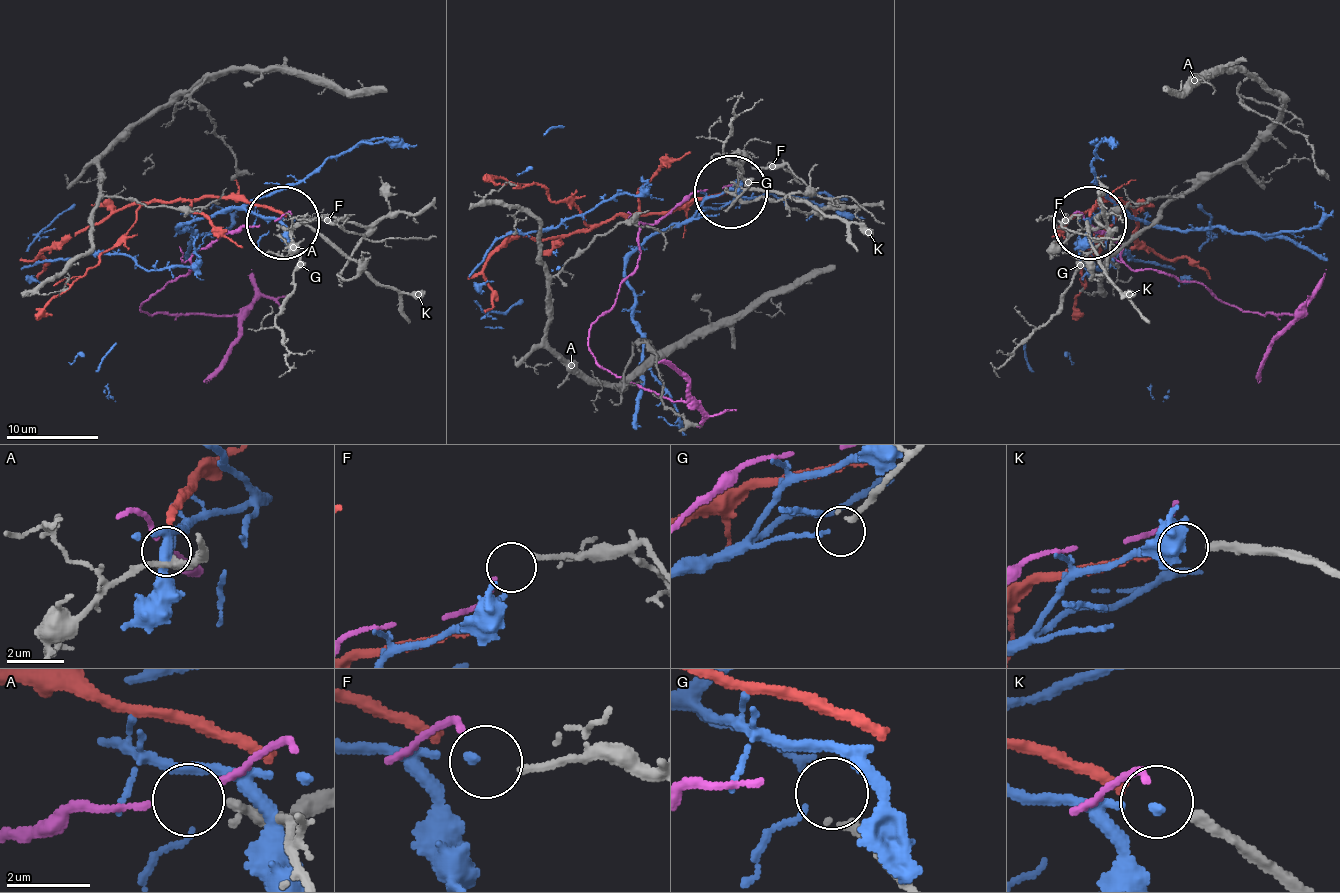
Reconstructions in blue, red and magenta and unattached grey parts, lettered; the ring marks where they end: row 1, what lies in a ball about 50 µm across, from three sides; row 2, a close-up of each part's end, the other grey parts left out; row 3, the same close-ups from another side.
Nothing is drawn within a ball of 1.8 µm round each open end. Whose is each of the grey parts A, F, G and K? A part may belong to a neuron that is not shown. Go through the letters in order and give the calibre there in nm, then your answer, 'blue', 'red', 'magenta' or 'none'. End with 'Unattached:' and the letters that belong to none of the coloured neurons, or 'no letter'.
A: 280 nm | none
F: 180 nm | blue
G: 220 nm | none
K: 280 nm | red
Unattached: A, G

